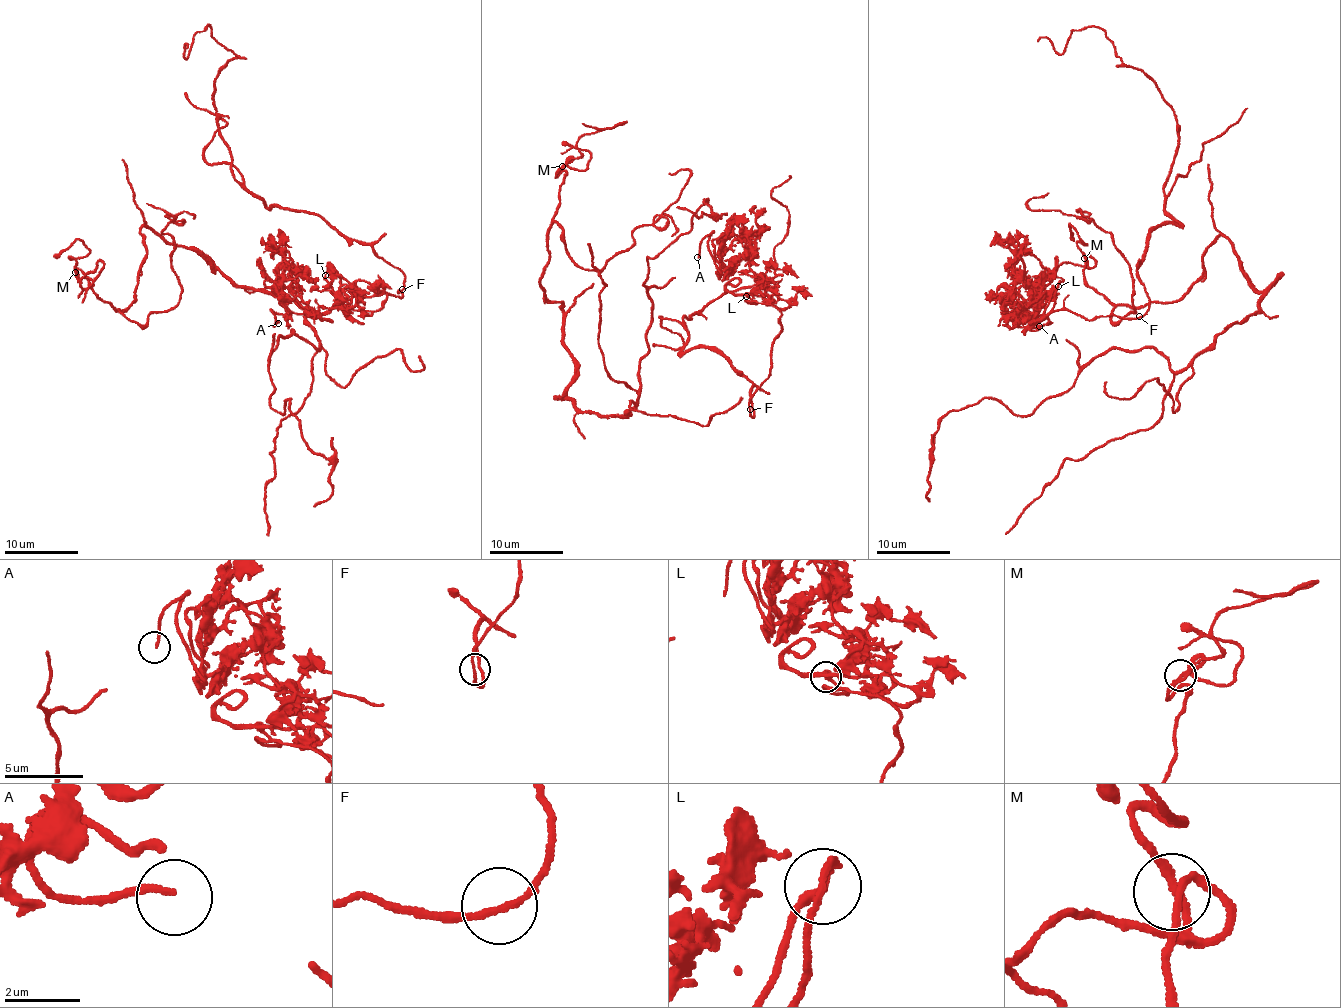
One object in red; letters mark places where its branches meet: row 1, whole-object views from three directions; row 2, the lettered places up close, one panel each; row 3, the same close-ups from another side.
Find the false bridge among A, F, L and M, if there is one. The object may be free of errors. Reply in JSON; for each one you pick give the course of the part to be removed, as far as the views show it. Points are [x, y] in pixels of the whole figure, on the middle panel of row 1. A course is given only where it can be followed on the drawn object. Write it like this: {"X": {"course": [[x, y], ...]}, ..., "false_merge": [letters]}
{"false_merge": []}

